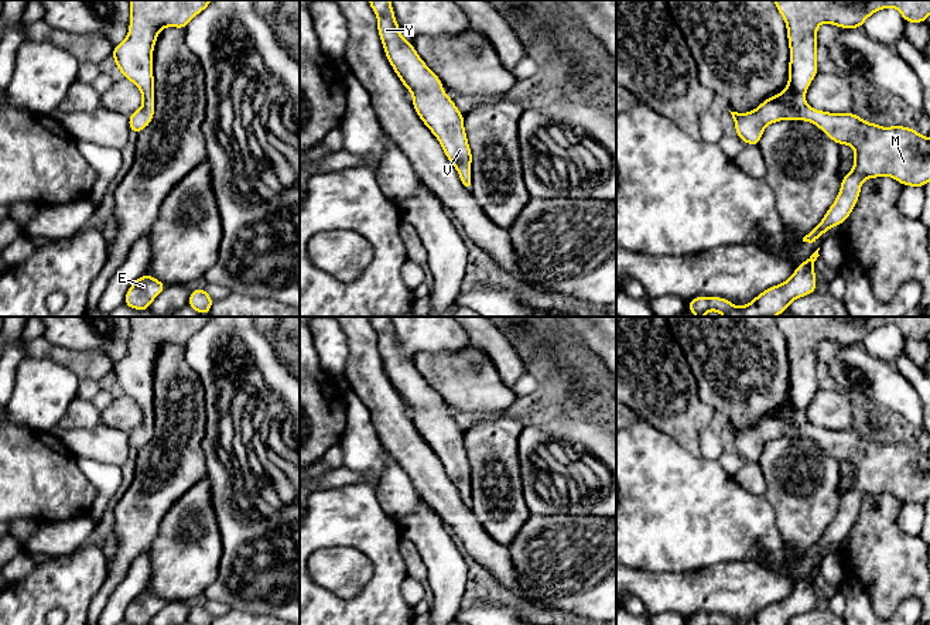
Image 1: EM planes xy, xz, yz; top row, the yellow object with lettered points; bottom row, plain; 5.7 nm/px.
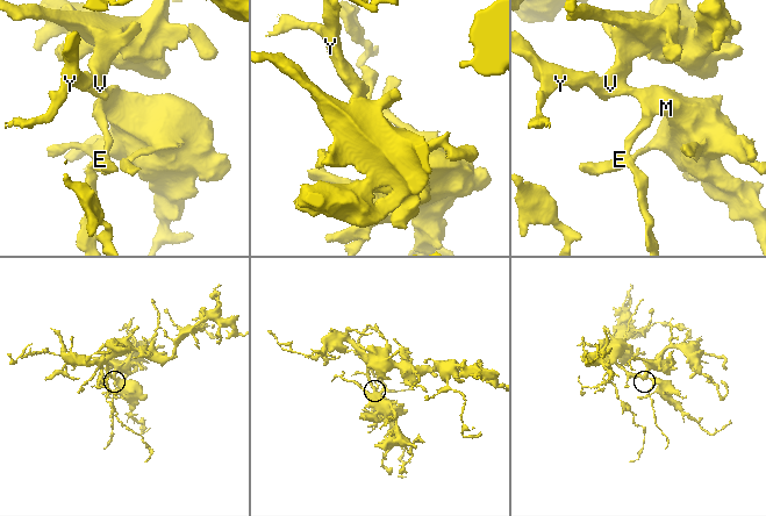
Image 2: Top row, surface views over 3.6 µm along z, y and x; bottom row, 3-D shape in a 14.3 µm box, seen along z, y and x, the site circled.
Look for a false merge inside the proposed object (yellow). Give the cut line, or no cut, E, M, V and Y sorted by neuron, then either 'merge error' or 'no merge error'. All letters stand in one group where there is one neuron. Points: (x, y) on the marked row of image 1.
no cut; E M V Y; no merge error

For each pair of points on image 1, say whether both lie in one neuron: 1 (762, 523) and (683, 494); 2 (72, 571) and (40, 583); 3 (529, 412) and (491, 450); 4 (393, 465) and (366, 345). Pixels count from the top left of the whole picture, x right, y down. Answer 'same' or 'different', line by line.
1: same
2: same
3: same
4: different

